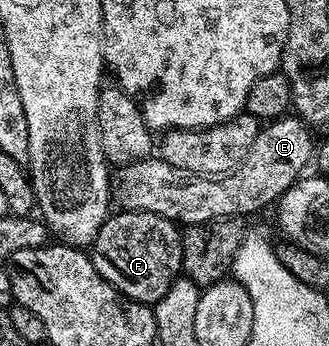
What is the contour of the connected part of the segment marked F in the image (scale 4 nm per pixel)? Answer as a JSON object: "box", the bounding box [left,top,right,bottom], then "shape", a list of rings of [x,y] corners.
{"box":[92,211,182,305],"shape":[[[115,211],[100,226],[92,245],[96,270],[126,300],[155,305],[182,272],[179,225],[155,212]]]}

